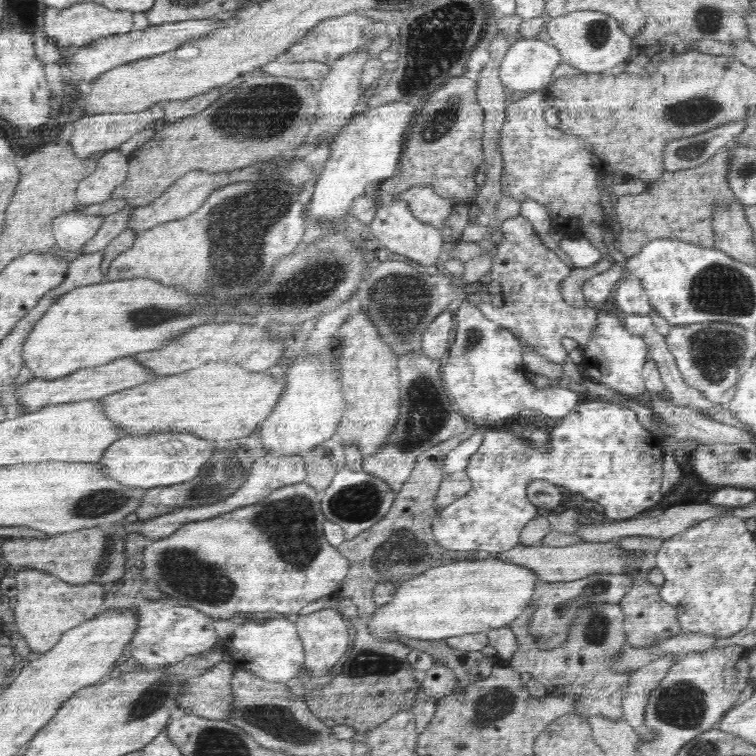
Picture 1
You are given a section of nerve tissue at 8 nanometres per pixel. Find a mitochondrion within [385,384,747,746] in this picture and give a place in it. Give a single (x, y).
(682, 704)

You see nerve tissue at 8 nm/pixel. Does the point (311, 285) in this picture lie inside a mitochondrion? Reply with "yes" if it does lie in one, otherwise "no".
yes

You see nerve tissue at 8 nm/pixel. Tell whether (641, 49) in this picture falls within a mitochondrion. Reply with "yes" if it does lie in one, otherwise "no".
no

